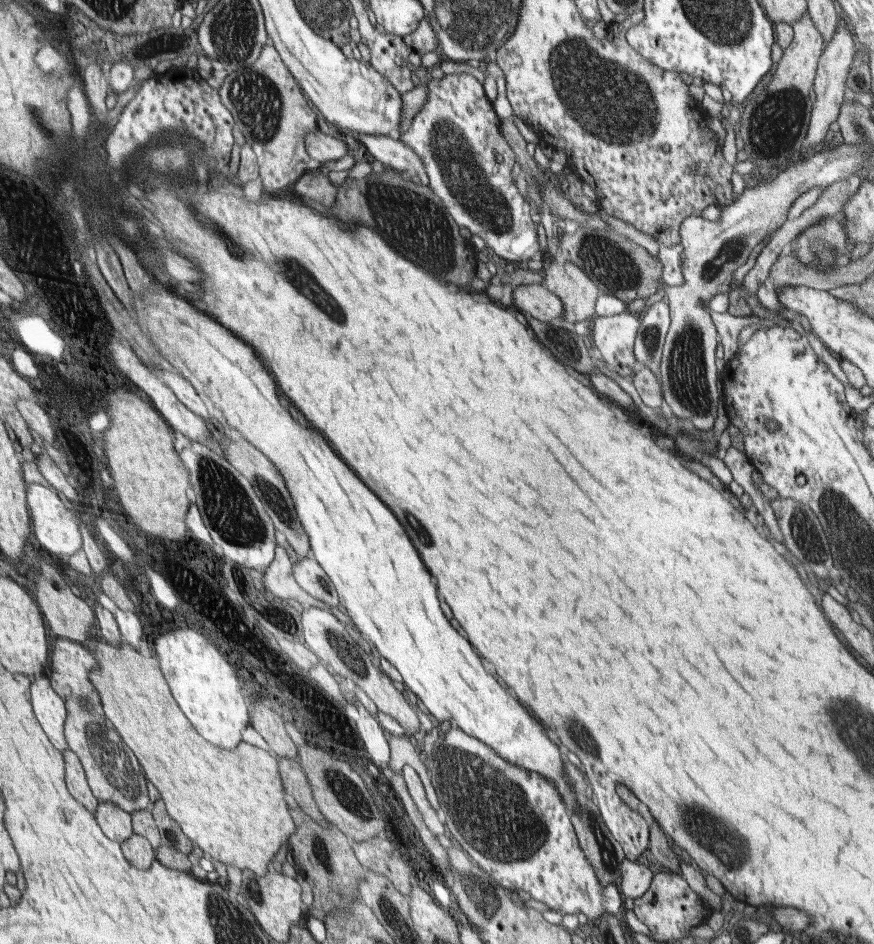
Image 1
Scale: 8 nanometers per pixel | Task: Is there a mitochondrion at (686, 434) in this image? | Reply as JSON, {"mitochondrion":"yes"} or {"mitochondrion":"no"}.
{"mitochondrion":"yes"}

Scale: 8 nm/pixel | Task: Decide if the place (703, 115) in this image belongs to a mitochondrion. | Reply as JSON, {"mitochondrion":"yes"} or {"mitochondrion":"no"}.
{"mitochondrion":"no"}

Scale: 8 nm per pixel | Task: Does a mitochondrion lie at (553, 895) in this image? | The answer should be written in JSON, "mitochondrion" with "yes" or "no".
{"mitochondrion":"no"}

